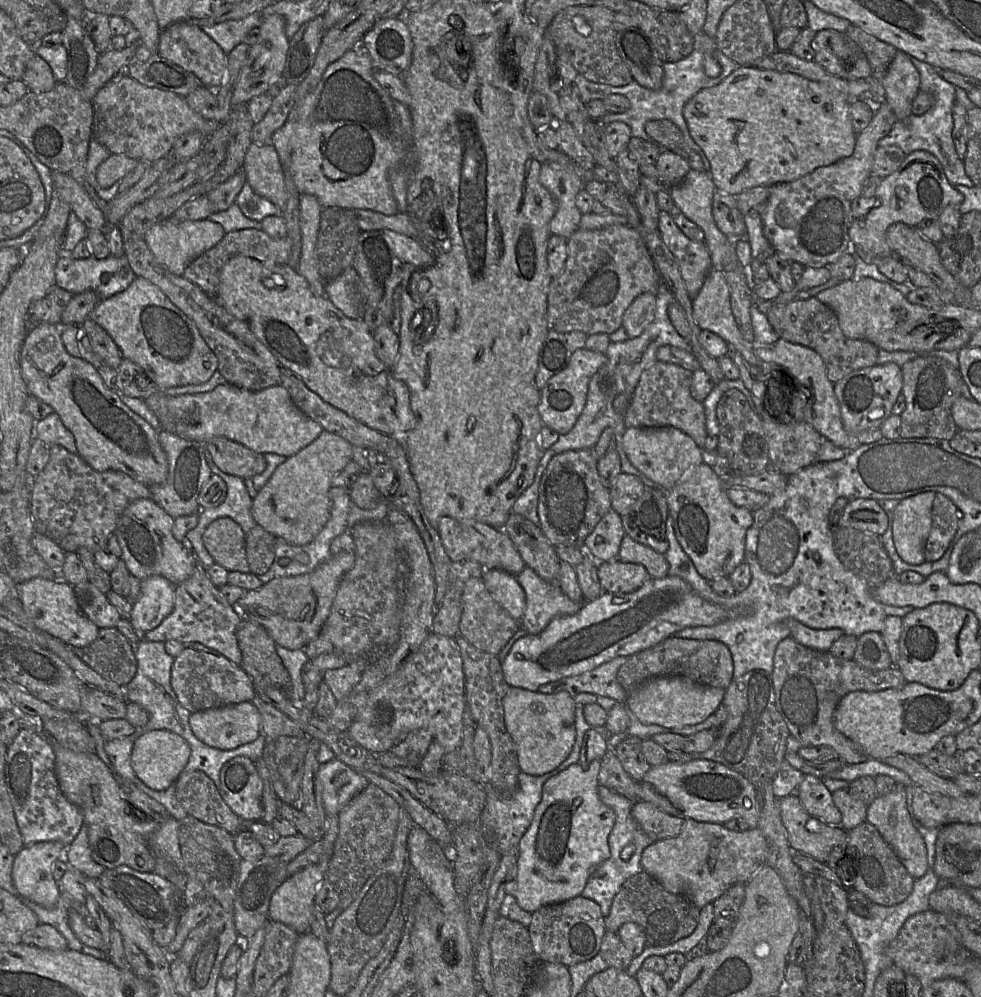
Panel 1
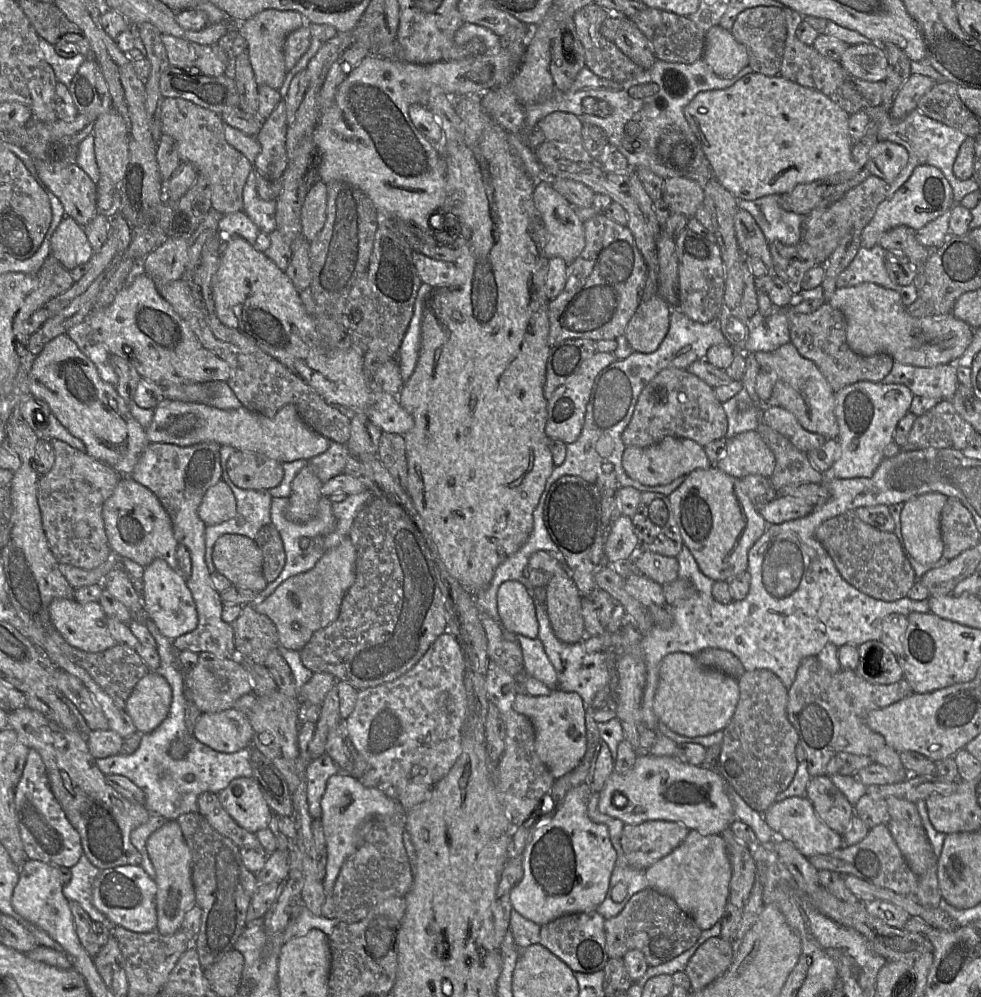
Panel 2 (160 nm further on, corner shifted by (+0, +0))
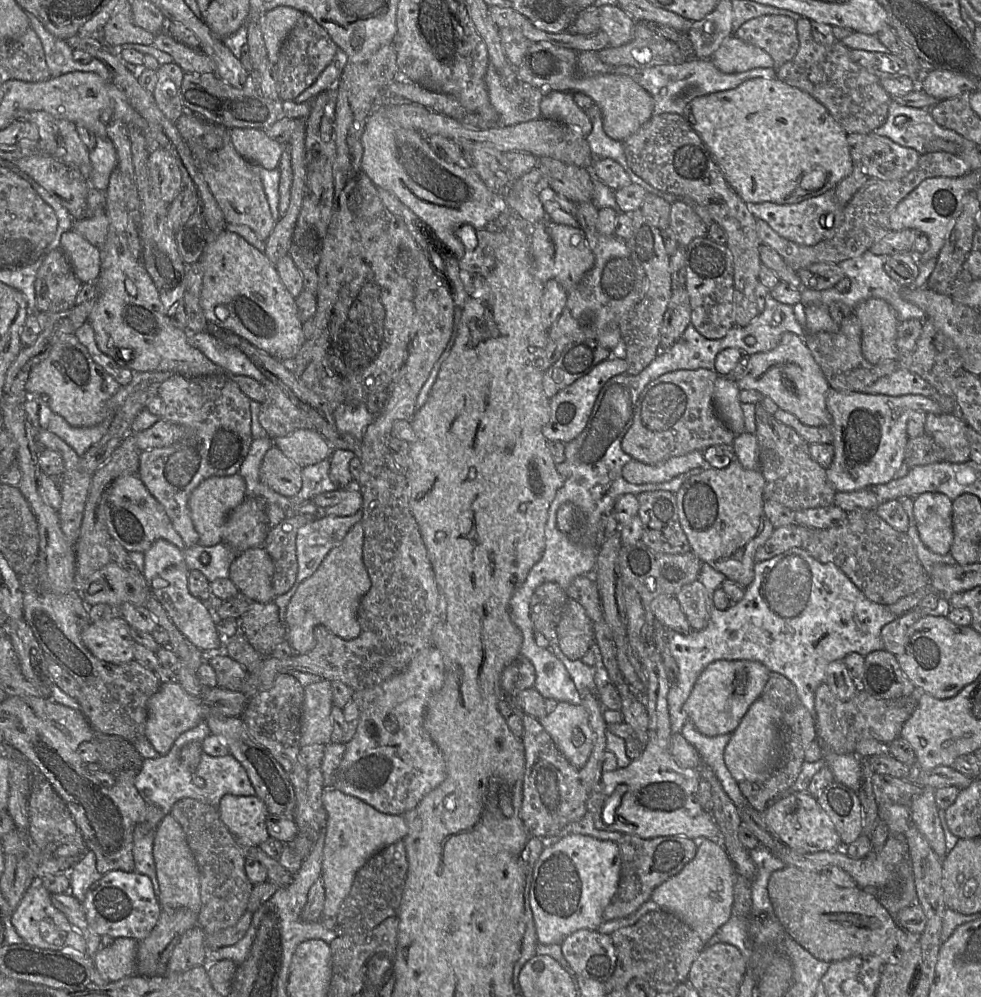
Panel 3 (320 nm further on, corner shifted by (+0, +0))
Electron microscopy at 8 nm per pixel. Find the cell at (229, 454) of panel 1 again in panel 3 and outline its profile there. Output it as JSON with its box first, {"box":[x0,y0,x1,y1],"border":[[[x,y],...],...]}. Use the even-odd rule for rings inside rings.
{"box":[260,446,302,498],"border":[[[276,446],[265,454],[260,466],[260,480],[287,498],[296,495],[302,486],[302,468]]]}

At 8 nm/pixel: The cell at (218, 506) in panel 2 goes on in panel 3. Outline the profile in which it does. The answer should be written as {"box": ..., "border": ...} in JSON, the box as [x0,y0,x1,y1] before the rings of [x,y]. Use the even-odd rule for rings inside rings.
{"box":[188,474,246,546],"border":[[[239,474],[211,476],[203,480],[190,494],[188,507],[199,535],[198,544],[214,546],[222,542],[223,524],[227,515],[246,498],[246,482]]]}

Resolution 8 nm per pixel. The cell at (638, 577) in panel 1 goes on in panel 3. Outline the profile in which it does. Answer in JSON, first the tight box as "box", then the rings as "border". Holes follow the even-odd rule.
{"box":[650,595,692,634],"border":[[[659,595],[653,599],[650,607],[655,619],[666,629],[680,634],[688,634],[692,630],[675,596]]]}

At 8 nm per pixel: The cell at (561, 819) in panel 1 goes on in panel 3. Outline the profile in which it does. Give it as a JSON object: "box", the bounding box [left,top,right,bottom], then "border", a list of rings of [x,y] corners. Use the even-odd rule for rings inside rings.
{"box":[529,834,620,944],"border":[[[582,834],[564,836],[544,846],[533,866],[529,901],[539,943],[561,944],[563,939],[579,929],[597,930],[603,922],[603,911],[614,896],[620,878],[619,847],[611,840],[599,840]]]}

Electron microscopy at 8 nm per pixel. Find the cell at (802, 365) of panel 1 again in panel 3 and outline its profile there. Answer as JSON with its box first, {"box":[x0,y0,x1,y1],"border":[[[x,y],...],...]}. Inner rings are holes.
{"box":[734,332,832,426],"border":[[[785,332],[776,348],[752,354],[749,358],[748,373],[734,379],[740,390],[756,390],[770,397],[781,410],[793,414],[807,426],[831,426],[832,417],[826,405],[830,386],[803,338]]]}

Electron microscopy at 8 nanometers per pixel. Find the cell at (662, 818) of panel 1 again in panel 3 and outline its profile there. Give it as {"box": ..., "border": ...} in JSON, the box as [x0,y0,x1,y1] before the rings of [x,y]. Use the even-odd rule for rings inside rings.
{"box":[603,834,696,921],"border":[[[622,834],[616,842],[621,858],[620,878],[617,890],[603,911],[603,921],[627,917],[651,898],[656,887],[677,875],[696,855],[693,839],[685,836],[659,836],[643,839],[632,834]]]}

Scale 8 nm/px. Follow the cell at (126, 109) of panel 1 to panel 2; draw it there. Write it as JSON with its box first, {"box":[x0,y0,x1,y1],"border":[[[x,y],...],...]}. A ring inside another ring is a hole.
{"box":[161,98,254,215],"border":[[[164,98],[161,121],[162,134],[176,141],[181,161],[192,164],[209,181],[212,208],[223,215],[243,211],[243,189],[254,165],[228,144],[220,115],[181,98]]]}

